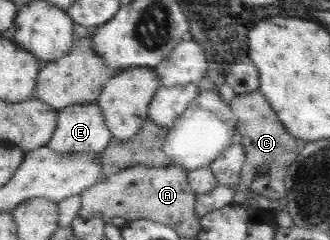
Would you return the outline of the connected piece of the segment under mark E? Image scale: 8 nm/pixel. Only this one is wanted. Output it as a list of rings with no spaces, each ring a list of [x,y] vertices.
[[[97,103],[76,105],[58,115],[58,127],[47,145],[60,154],[102,154],[112,144],[113,134]]]

